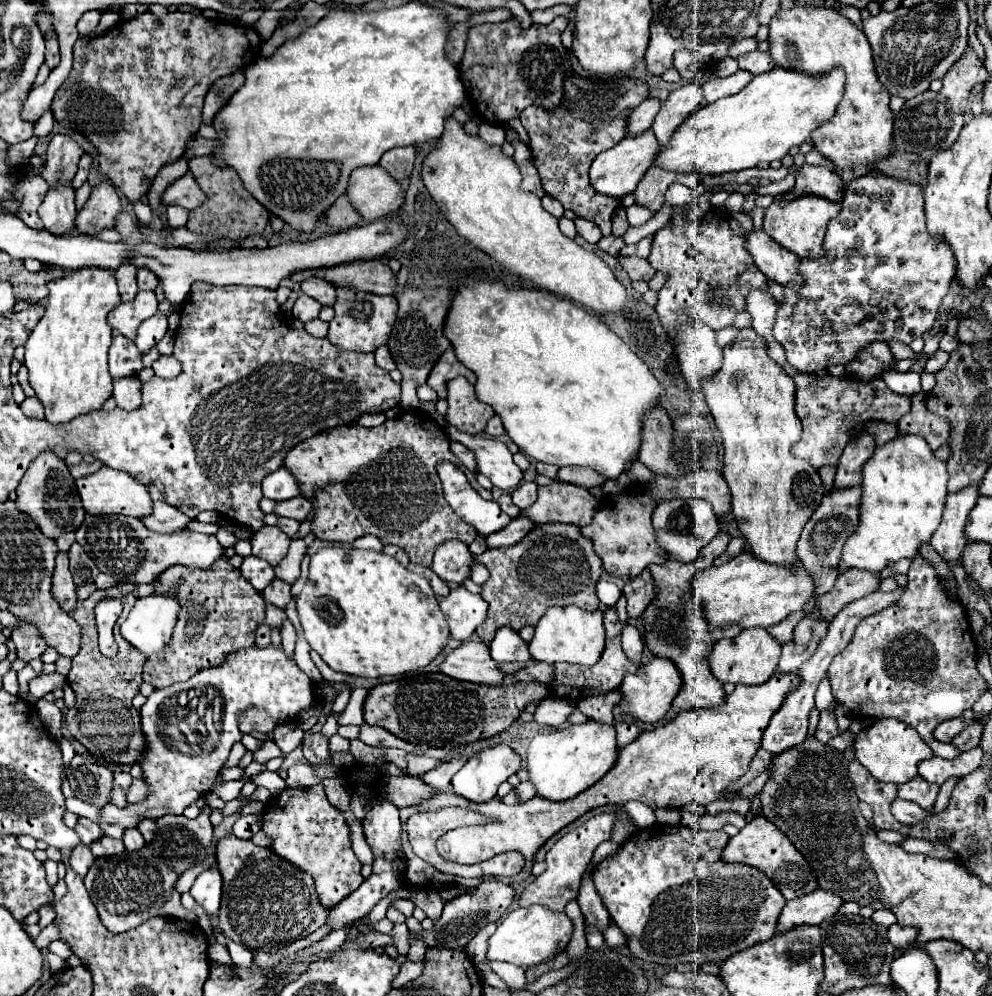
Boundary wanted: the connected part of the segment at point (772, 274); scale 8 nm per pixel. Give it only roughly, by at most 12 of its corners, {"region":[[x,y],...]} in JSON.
{"region":[[765,231],[747,247],[769,281],[795,293],[805,285],[801,259]]}

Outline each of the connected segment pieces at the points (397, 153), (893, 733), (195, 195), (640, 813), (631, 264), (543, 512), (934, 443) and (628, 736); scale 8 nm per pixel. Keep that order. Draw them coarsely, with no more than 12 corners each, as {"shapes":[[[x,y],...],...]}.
{"shapes":[[[395,147],[381,157],[379,165],[397,181],[411,175],[413,147]],[[879,719],[853,741],[855,759],[901,785],[933,751],[919,733]],[[185,173],[163,193],[163,205],[197,209],[205,193]],[[637,801],[623,807],[639,829],[655,825],[651,807]],[[621,257],[631,281],[649,281],[655,269],[647,259]],[[571,483],[539,487],[523,511],[539,523],[589,525],[595,497]],[[917,393],[911,413],[897,421],[901,435],[923,437],[935,451],[945,445],[949,425],[925,409]],[[617,723],[616,739],[619,748],[635,740],[640,731],[636,725]]]}

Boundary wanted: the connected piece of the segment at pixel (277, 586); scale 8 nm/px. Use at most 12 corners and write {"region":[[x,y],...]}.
{"region":[[281,579],[263,591],[263,599],[279,609],[291,601],[291,585]]}

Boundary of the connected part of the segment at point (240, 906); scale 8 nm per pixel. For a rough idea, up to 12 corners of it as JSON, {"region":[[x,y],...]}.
{"region":[[233,833],[219,927],[279,951],[329,919],[309,873]]}

